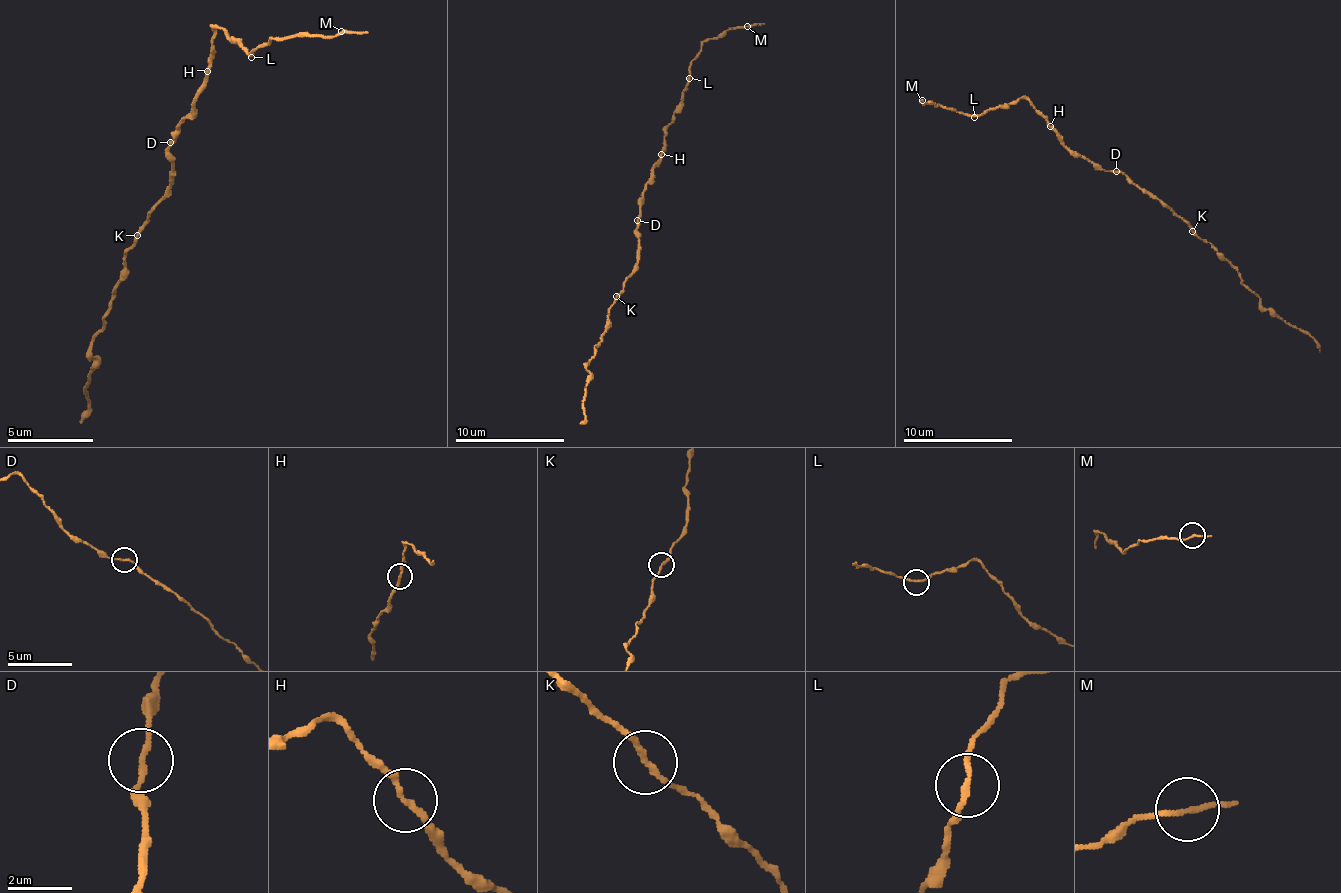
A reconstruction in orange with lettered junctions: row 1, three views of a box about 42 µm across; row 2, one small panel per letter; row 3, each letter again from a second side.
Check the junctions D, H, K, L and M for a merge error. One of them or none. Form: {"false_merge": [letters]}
{"false_merge": []}

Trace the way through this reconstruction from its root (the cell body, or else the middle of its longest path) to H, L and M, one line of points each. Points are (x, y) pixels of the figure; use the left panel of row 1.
H: (170, 142), (174, 142), (174, 129), (191, 112), (191, 104), (209, 69)
L: (170, 142), (174, 142), (174, 129), (191, 112), (191, 104), (204, 82), (213, 31), (217, 27), (251, 57)
M: (170, 142), (204, 82), (217, 27), (247, 52), (273, 40), (341, 31)

